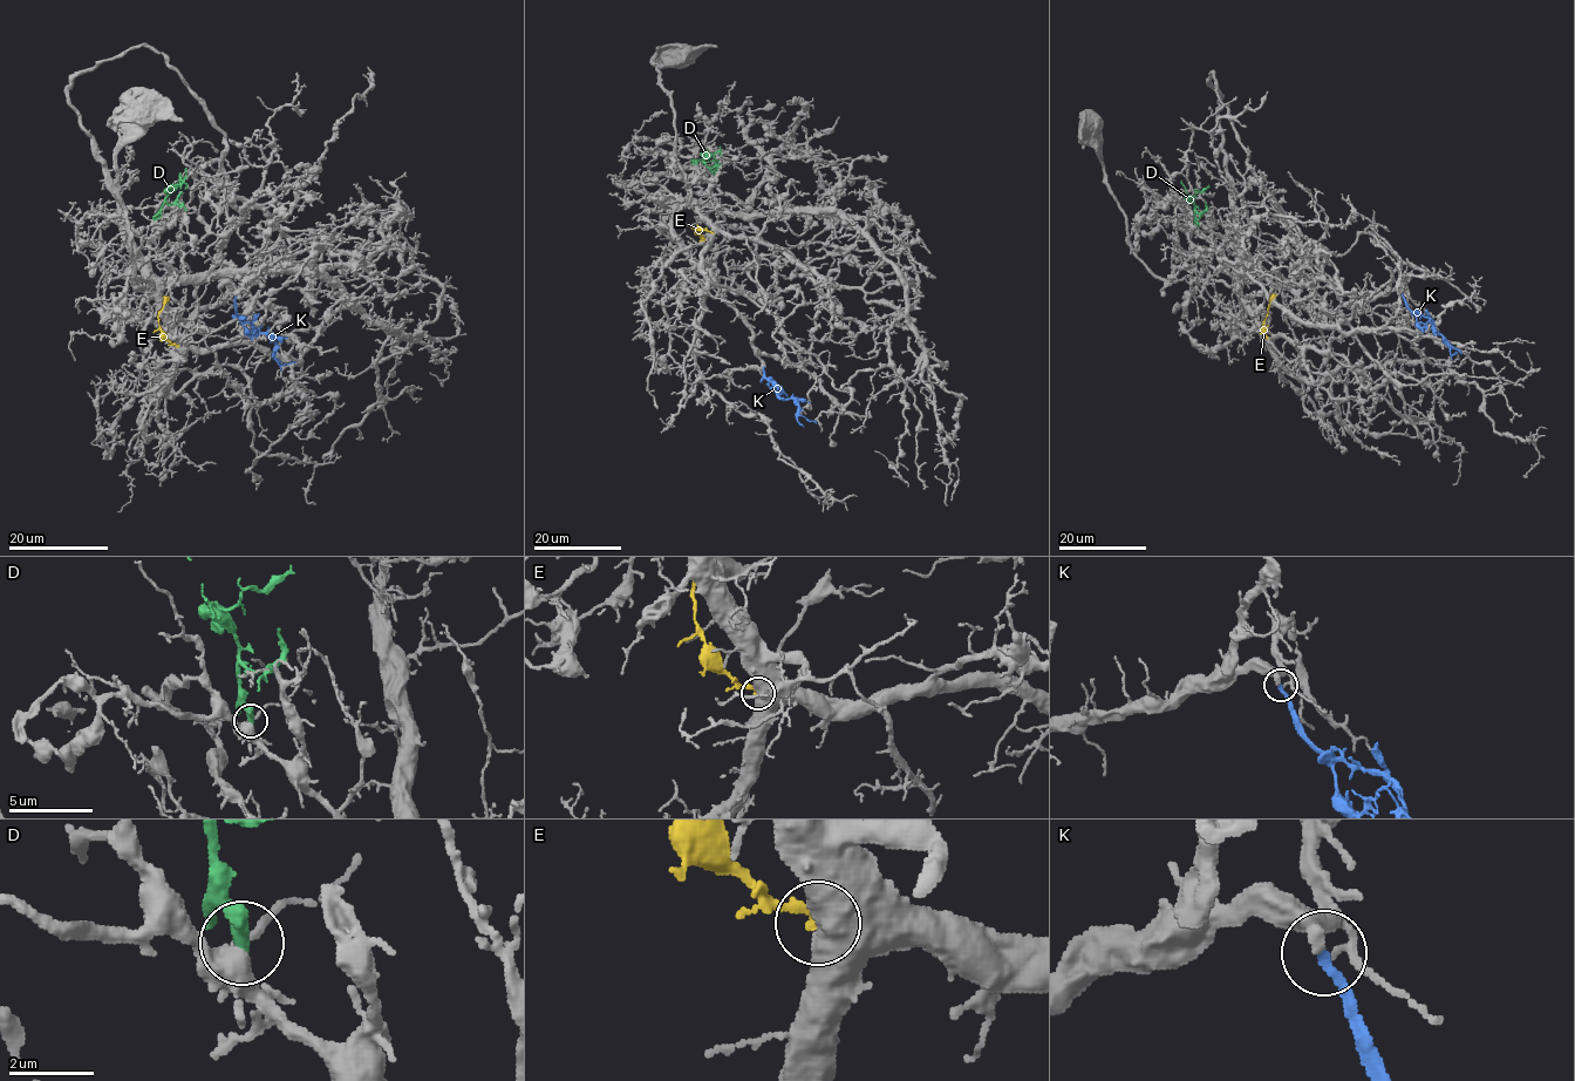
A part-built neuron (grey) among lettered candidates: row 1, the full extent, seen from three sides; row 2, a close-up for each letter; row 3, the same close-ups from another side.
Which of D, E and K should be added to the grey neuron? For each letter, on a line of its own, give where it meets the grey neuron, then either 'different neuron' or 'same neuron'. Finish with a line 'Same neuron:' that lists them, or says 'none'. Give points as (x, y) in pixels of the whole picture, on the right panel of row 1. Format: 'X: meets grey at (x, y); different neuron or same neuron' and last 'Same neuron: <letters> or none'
D: meets grey at (1198, 225); different neuron
E: meets grey at (1267, 338); different neuron
K: meets grey at (1402, 294); same neuron
Same neuron: K

